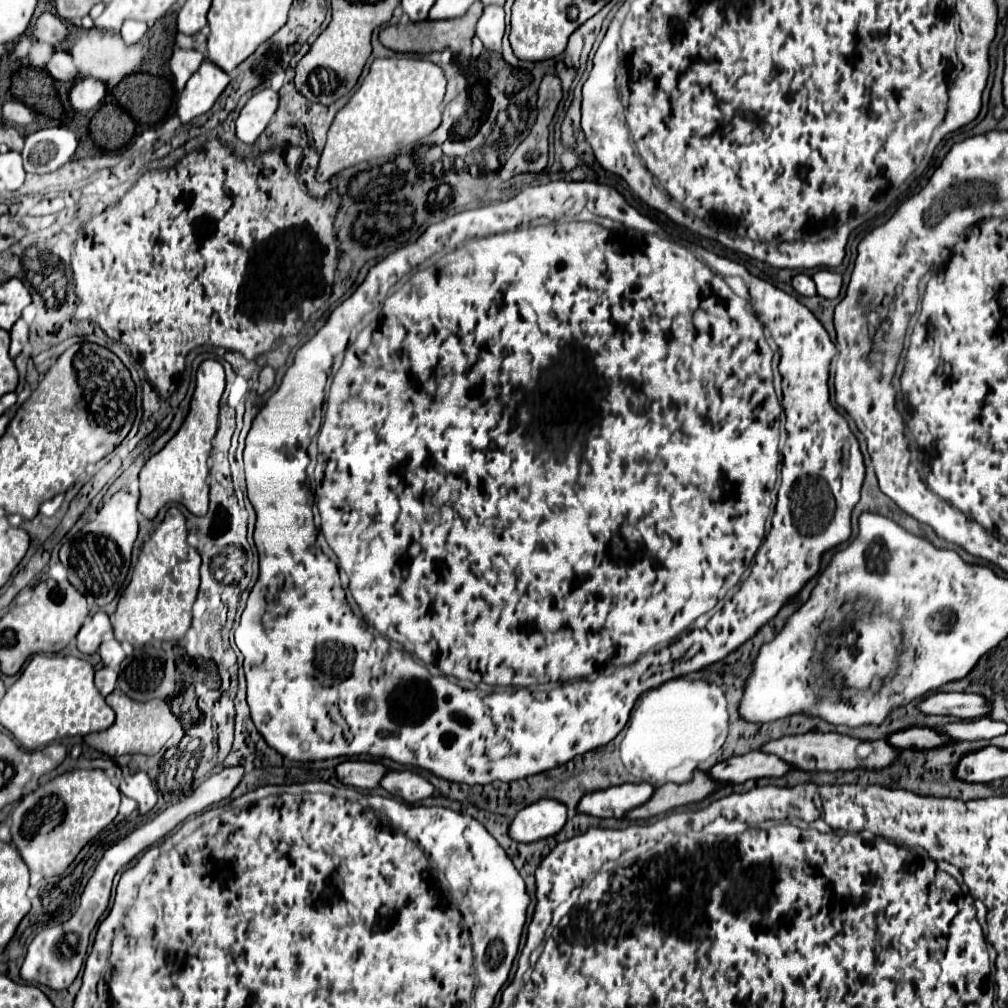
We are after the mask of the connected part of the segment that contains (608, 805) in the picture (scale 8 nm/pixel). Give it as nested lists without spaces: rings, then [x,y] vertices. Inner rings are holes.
[[[623,783],[603,791],[593,791],[577,803],[577,813],[593,815],[597,819],[619,819],[633,807],[643,805],[653,795],[653,791],[655,789],[647,783]]]

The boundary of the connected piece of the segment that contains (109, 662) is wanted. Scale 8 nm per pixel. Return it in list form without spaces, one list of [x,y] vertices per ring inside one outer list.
[[[115,639],[103,641],[99,647],[99,655],[101,655],[103,665],[107,665],[107,667],[117,667],[125,659],[125,651],[121,649],[119,641],[115,641]]]

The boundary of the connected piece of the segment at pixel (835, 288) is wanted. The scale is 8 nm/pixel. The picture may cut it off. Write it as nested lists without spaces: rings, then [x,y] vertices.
[[[823,269],[823,271],[817,271],[813,275],[813,281],[817,285],[817,295],[821,295],[825,299],[839,297],[839,291],[841,291],[841,275]]]

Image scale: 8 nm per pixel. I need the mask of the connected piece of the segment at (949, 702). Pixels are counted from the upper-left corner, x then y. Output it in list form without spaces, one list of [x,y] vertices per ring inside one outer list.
[[[933,693],[917,703],[925,715],[953,715],[957,719],[979,719],[989,713],[987,701],[973,693]]]

